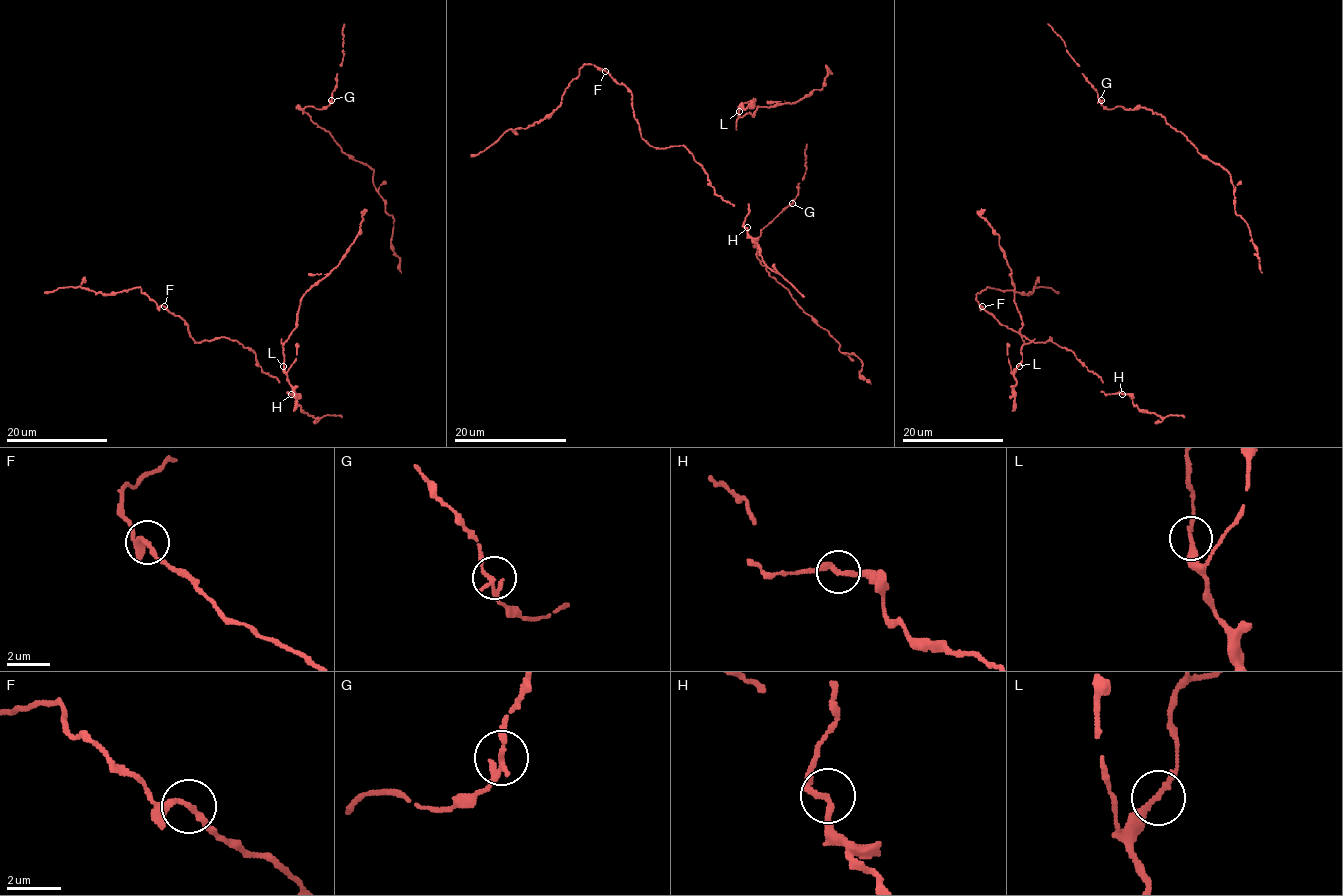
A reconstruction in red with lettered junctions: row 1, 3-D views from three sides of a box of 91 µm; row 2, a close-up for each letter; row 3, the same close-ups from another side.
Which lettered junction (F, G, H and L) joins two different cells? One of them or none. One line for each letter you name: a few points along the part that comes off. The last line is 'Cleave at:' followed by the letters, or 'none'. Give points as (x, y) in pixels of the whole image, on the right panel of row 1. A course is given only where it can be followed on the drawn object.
Cleave at: none

